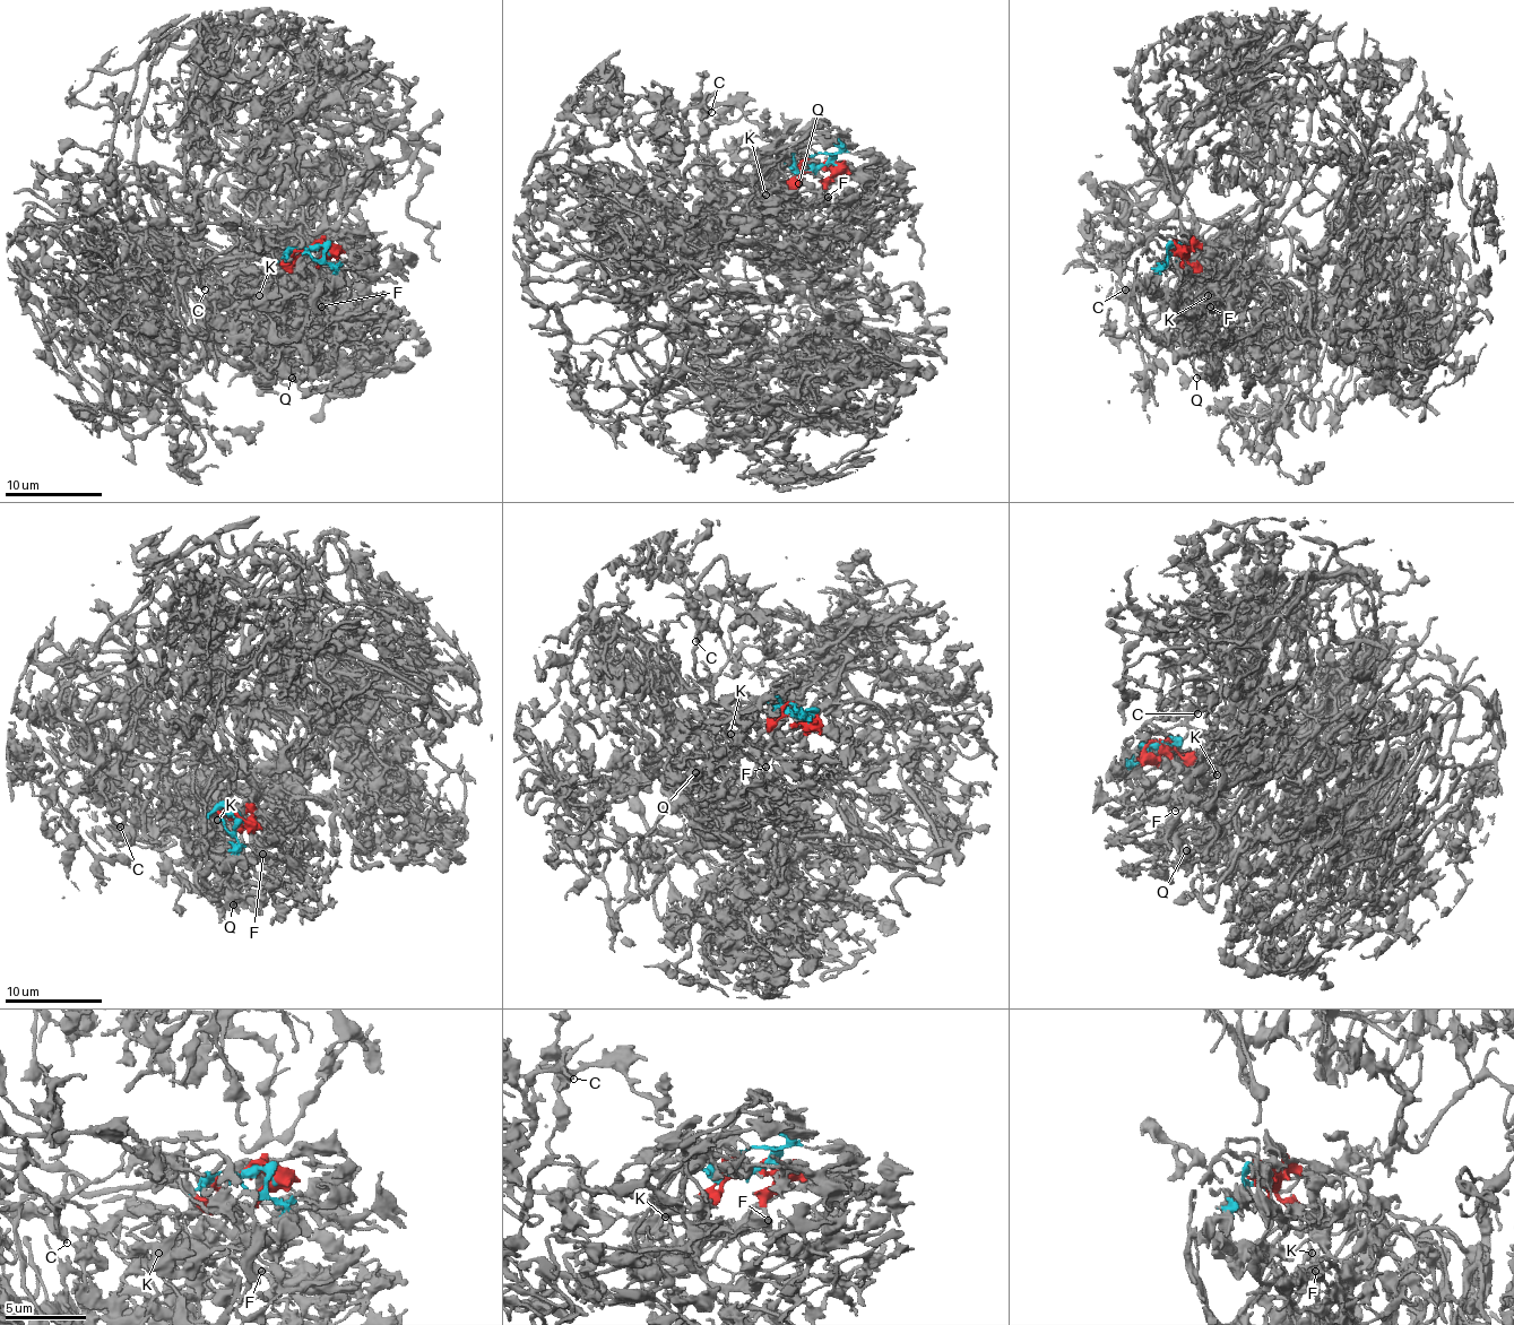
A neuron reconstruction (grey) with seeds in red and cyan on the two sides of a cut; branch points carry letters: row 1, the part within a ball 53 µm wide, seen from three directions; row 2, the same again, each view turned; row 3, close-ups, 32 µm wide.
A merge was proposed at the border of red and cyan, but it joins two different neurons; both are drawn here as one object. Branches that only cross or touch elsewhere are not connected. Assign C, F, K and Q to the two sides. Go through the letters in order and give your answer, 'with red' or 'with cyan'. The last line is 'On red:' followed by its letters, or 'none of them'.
C: with red
F: with cyan
K: with cyan
Q: with red
On red: C, Q

